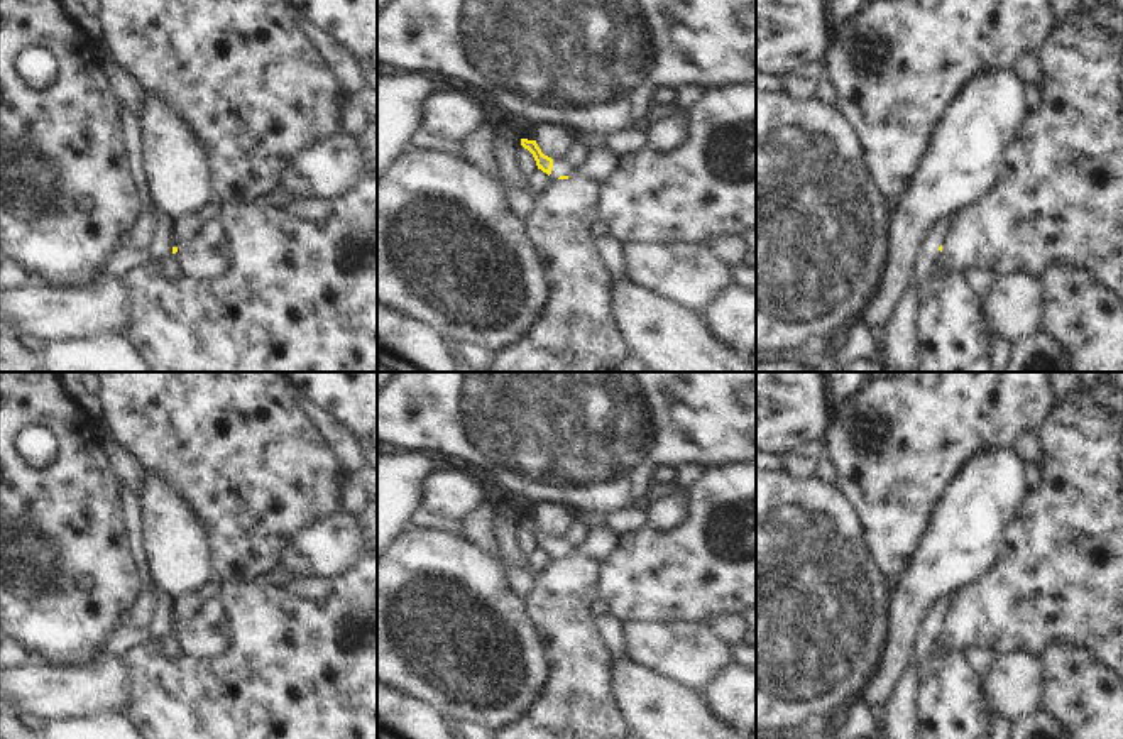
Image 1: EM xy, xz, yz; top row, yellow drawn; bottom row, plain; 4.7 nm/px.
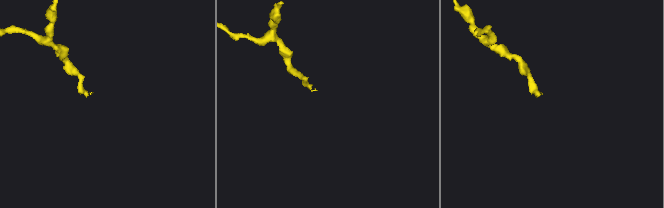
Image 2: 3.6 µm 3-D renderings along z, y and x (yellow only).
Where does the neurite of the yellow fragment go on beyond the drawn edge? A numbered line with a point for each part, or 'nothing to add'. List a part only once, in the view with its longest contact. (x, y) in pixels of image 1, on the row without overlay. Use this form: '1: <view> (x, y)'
1: xz (560, 547)

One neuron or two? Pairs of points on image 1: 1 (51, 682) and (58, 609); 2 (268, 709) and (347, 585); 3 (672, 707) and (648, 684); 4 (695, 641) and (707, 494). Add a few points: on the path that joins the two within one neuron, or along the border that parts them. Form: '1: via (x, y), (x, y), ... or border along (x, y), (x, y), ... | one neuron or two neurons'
1: border along (80, 665), (60, 668) | two neurons
2: via (295, 678), (337, 634), (340, 616) | one neuron
3: via (667, 702), (653, 689) | one neuron
4: border along (657, 623), (704, 624) | two neurons

